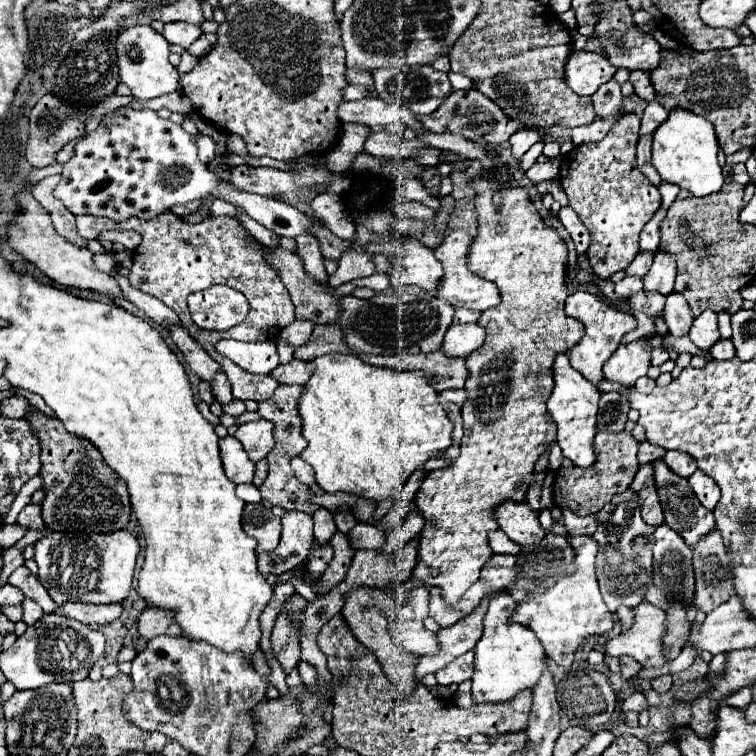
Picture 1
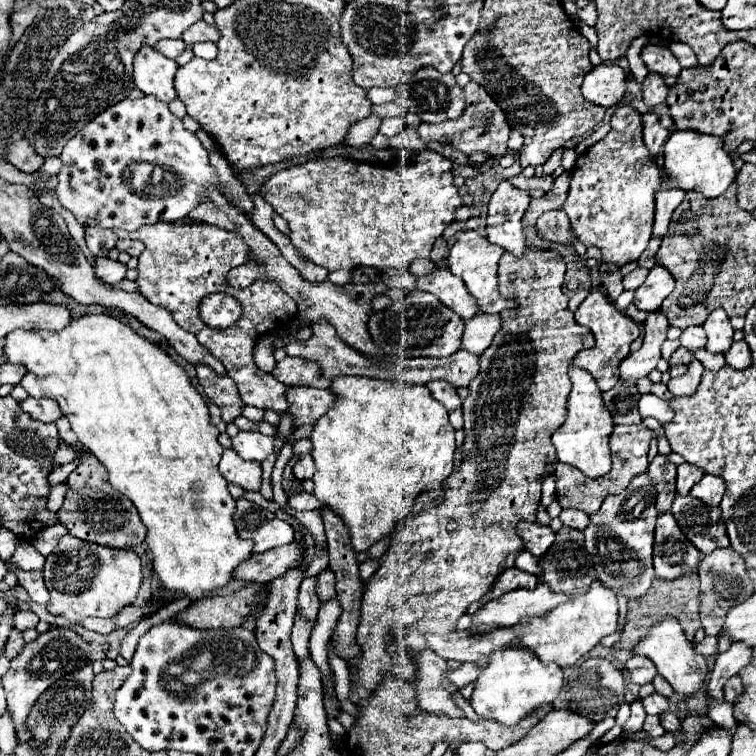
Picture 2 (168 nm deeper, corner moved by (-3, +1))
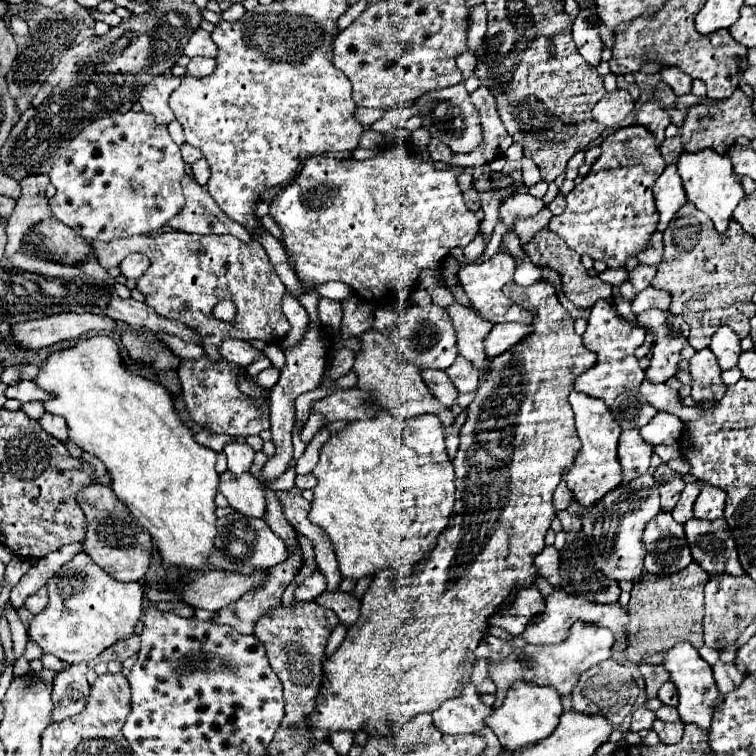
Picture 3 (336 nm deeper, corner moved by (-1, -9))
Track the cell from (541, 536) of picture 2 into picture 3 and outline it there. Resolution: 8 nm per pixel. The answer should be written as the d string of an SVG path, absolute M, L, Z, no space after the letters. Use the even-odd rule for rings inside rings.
M545 546L537 556L535 556L535 566L537 572L551 584L559 586L559 552L555 546Z

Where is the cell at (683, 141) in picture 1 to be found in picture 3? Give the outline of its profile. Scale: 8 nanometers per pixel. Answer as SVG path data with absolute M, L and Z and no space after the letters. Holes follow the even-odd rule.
M715 150L681 152L681 156L677 160L677 172L683 180L687 200L693 202L701 212L705 212L713 220L713 224L719 232L725 232L735 206L745 196L741 184L737 182L737 176L733 174L731 160L723 154L717 154Z

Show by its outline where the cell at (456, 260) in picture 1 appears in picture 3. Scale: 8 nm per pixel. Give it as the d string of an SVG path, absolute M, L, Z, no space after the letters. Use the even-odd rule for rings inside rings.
M497 252L495 256L491 256L489 260L481 262L481 264L465 264L461 266L461 270L457 272L459 284L463 286L467 298L471 300L473 308L489 322L497 324L497 322L521 322L521 324L531 324L531 312L521 308L519 304L511 302L505 294L503 294L503 286L509 284L513 280L513 272L515 272L515 260L505 254L505 252Z

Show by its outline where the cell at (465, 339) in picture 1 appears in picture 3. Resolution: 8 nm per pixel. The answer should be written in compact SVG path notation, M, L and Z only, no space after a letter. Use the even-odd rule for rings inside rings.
M495 324L483 342L487 358L499 356L503 350L509 350L515 342L527 336L527 332L531 332L531 326L527 324Z

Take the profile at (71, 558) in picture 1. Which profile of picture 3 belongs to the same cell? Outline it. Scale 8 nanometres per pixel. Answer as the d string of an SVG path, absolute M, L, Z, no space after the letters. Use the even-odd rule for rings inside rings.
M79 552L73 560L61 566L61 570L49 578L47 588L49 588L49 604L43 612L39 612L33 618L29 628L29 638L35 640L43 648L43 652L53 654L67 664L89 662L117 640L129 638L133 634L133 626L141 614L141 598L143 598L141 584L115 580L105 570L101 570L87 554Z

